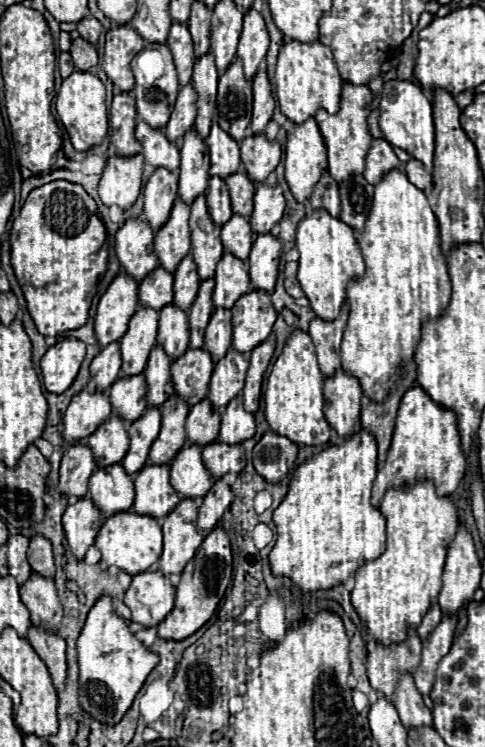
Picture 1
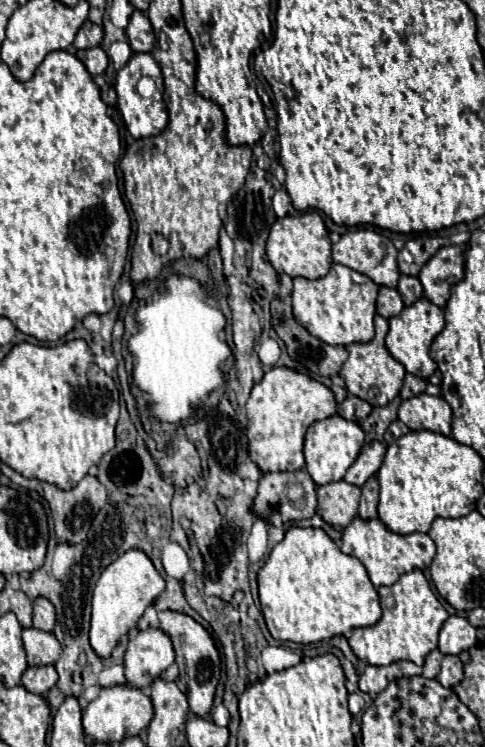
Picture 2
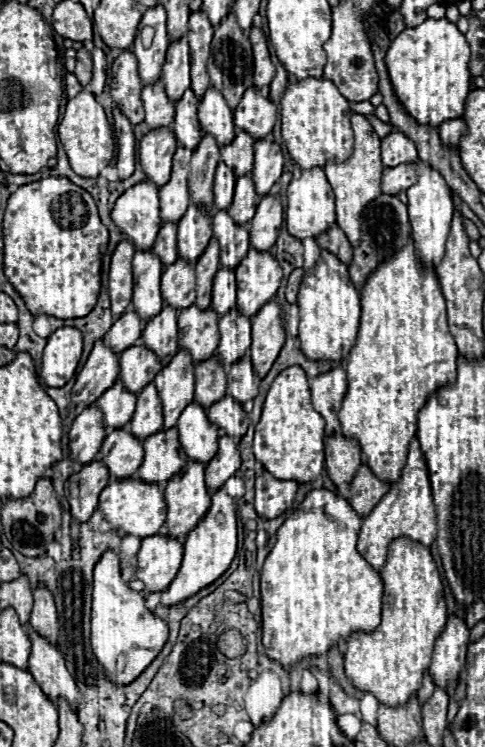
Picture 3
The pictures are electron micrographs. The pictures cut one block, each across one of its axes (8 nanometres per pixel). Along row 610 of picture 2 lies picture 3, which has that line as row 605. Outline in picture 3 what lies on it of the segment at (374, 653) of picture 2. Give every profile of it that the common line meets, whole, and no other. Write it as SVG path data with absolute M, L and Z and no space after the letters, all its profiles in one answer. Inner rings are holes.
M396 538L388 546L386 564L380 570L384 580L384 598L382 598L382 622L372 632L354 632L346 640L346 676L350 682L362 690L372 692L382 704L388 706L402 706L408 698L420 688L424 670L430 666L434 642L446 624L446 598L444 598L444 584L440 578L440 570L432 558L430 546L414 542L410 538Z

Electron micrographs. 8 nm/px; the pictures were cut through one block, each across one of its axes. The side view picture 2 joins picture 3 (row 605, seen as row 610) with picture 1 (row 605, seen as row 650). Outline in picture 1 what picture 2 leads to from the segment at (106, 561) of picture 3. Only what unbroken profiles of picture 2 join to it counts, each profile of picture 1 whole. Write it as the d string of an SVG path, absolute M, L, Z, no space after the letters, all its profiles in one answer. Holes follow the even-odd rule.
M102 596L88 612L88 620L78 638L78 666L80 666L80 706L94 720L114 726L132 706L136 694L144 686L150 672L158 666L158 656L130 634L126 620L112 610L112 598Z

